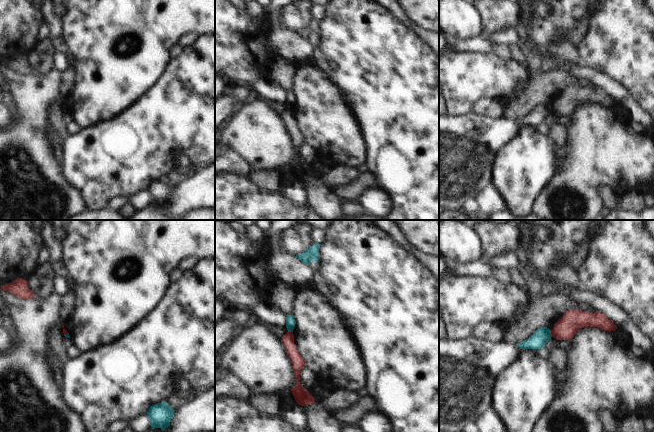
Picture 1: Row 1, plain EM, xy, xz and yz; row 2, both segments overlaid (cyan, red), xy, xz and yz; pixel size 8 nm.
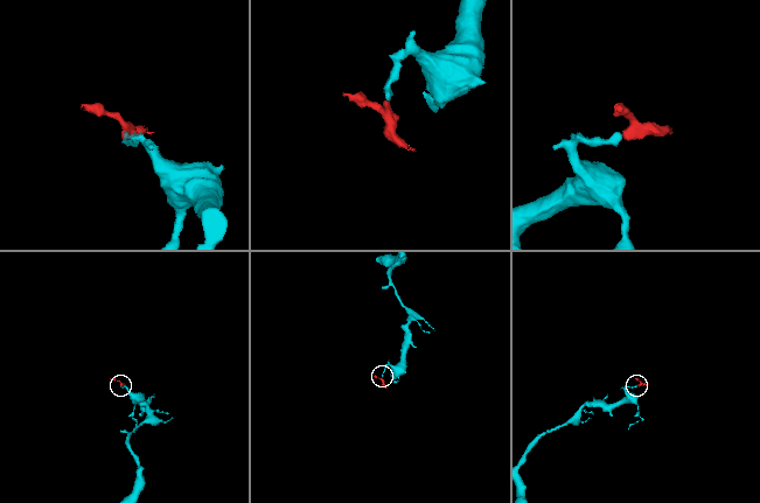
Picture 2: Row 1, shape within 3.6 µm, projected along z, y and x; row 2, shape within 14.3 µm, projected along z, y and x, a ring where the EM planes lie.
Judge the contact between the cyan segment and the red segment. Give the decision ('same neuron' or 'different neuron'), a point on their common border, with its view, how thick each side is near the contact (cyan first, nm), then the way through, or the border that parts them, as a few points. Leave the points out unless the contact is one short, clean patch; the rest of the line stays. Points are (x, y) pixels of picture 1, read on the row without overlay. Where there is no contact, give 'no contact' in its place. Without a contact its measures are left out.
different neuron; meets cyan in yz at (550, 110); 140 nm thick on the cyan side, 170 nm on the other; border along yz (550, 107), (552, 112)

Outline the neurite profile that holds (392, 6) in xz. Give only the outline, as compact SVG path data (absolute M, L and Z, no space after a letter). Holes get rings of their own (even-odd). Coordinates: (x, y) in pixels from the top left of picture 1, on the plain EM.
M375 0L388 12L390 12L404 27L409 28L412 21L406 16L403 8L397 0Z

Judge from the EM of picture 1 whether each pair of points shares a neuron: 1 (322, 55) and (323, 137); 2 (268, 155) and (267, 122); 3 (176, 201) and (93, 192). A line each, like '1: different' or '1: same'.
1: different
2: same
3: different

